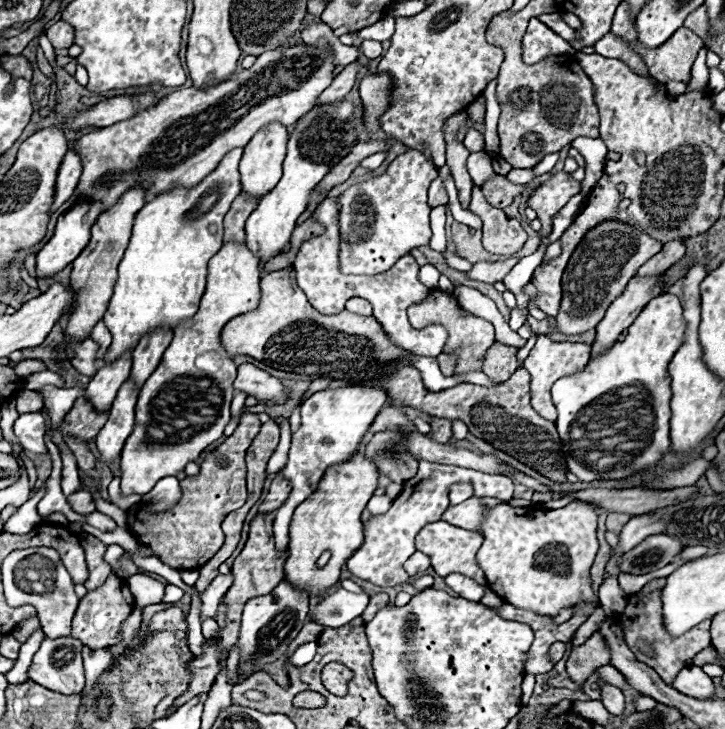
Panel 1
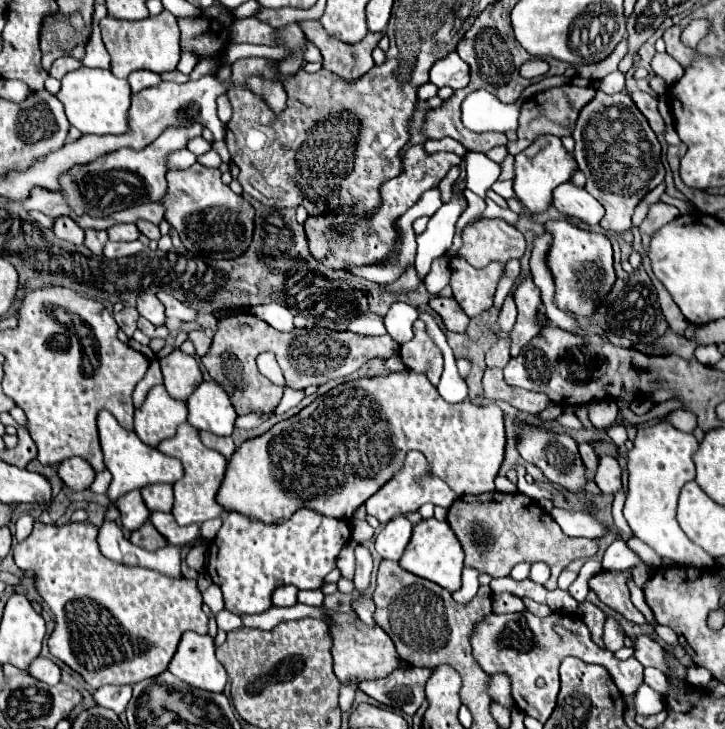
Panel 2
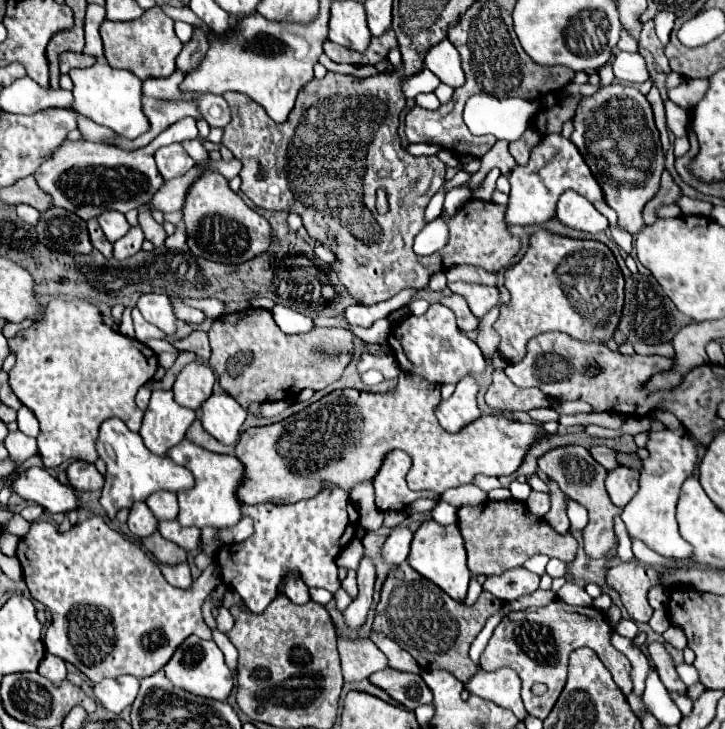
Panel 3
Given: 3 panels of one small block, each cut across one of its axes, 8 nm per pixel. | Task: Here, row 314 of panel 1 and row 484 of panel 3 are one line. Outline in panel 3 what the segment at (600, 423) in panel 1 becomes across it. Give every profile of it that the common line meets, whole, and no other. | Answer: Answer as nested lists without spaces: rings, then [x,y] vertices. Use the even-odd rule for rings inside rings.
[[[680,426],[676,430],[658,430],[648,434],[646,450],[650,456],[642,460],[642,470],[640,470],[640,488],[636,496],[624,506],[622,510],[622,520],[628,528],[628,534],[632,538],[642,540],[648,548],[658,552],[660,556],[666,558],[690,558],[692,556],[692,546],[680,536],[678,524],[676,524],[676,502],[680,488],[686,478],[696,468],[698,460],[698,448],[694,438]]]

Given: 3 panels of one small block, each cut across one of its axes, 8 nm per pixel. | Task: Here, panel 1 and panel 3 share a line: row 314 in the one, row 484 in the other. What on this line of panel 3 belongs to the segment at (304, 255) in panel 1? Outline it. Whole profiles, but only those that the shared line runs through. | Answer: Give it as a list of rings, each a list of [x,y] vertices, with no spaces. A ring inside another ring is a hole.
[[[394,450],[386,456],[382,470],[374,478],[376,506],[382,512],[388,510],[404,510],[416,498],[431,498],[440,500],[441,496],[432,491],[412,492],[406,484],[406,474],[412,466],[412,458],[402,450]]]

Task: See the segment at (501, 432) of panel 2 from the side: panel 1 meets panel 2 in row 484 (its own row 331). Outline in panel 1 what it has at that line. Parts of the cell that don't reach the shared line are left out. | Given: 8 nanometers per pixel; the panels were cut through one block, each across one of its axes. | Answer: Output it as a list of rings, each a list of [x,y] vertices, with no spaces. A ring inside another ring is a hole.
[[[292,268],[266,274],[260,282],[260,288],[262,296],[258,308],[248,314],[240,314],[238,318],[232,318],[222,328],[220,342],[230,358],[252,356],[284,372],[328,374],[334,370],[380,370],[386,364],[396,362],[402,354],[408,354],[388,340],[374,318],[364,318],[348,310],[324,316],[314,310],[308,304],[304,292],[296,286]],[[432,292],[422,304],[414,304],[408,308],[408,317],[416,317],[416,325],[428,326],[428,324],[442,324],[448,334],[450,340],[446,344],[446,354],[456,352],[458,354],[458,366],[456,366],[456,374],[466,374],[472,370],[480,370],[482,368],[482,356],[484,352],[494,344],[494,326],[492,322],[484,320],[484,318],[476,318],[476,316],[462,316],[462,308],[458,306],[456,298],[452,294],[446,292]]]

